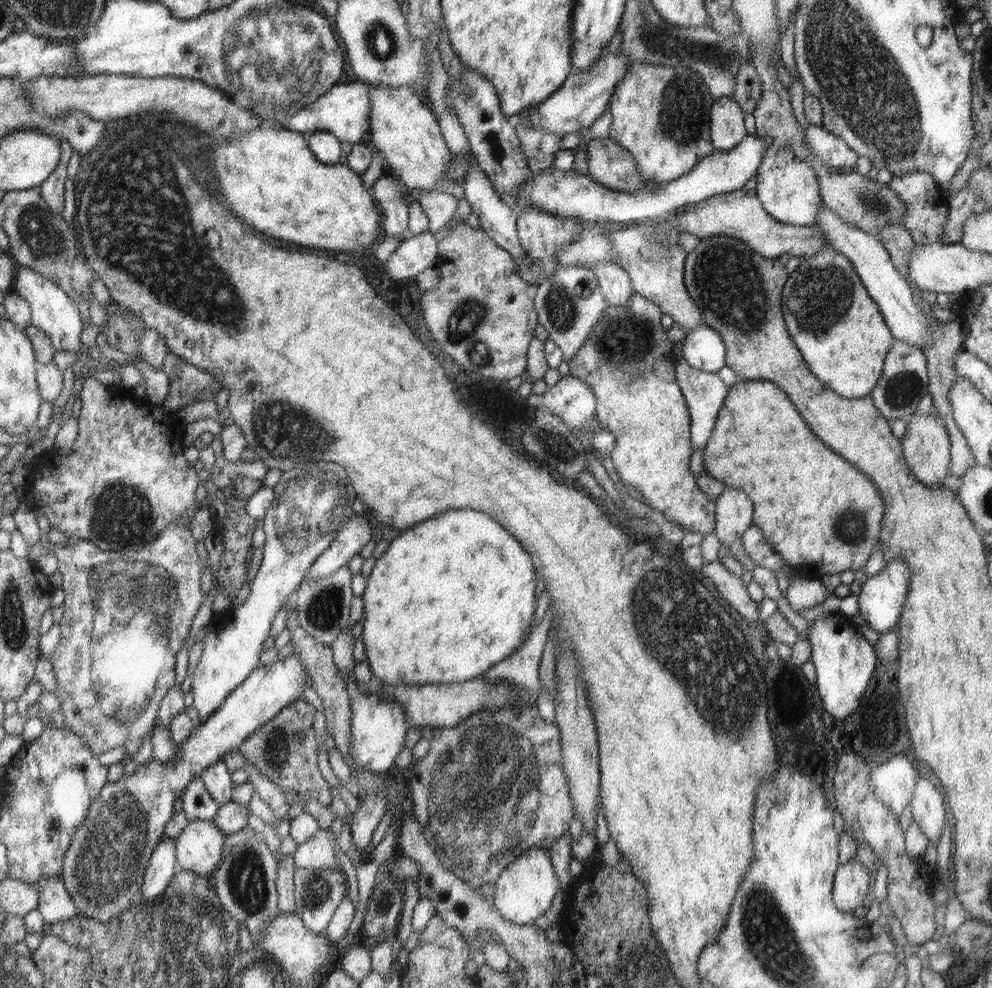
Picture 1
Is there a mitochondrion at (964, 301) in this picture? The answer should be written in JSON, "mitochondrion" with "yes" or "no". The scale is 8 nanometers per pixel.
{"mitochondrion":"no"}

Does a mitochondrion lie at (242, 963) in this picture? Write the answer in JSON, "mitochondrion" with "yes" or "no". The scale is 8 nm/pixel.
{"mitochondrion":"yes"}

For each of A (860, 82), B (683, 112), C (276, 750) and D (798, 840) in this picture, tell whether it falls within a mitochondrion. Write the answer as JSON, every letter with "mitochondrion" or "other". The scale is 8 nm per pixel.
{"A":"mitochondrion","B":"mitochondrion","C":"mitochondrion","D":"other"}

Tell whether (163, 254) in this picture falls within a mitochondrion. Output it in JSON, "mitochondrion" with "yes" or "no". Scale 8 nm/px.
{"mitochondrion":"yes"}

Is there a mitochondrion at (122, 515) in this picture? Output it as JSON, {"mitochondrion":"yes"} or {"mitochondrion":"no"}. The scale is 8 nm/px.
{"mitochondrion":"yes"}

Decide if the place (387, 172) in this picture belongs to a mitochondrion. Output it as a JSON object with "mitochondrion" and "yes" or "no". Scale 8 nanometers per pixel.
{"mitochondrion":"no"}

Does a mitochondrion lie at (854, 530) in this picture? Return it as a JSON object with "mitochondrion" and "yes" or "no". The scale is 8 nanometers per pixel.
{"mitochondrion":"yes"}

